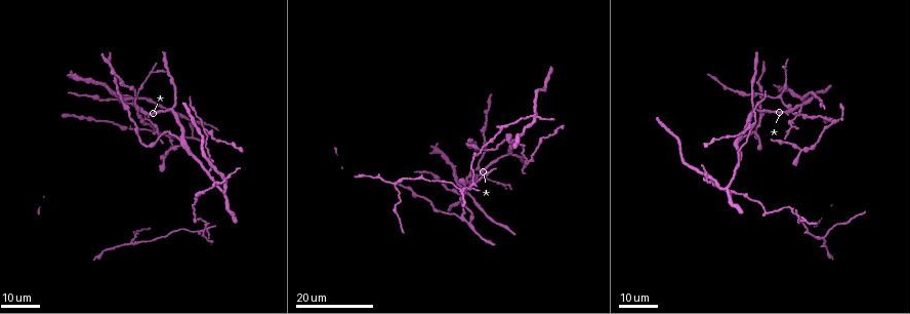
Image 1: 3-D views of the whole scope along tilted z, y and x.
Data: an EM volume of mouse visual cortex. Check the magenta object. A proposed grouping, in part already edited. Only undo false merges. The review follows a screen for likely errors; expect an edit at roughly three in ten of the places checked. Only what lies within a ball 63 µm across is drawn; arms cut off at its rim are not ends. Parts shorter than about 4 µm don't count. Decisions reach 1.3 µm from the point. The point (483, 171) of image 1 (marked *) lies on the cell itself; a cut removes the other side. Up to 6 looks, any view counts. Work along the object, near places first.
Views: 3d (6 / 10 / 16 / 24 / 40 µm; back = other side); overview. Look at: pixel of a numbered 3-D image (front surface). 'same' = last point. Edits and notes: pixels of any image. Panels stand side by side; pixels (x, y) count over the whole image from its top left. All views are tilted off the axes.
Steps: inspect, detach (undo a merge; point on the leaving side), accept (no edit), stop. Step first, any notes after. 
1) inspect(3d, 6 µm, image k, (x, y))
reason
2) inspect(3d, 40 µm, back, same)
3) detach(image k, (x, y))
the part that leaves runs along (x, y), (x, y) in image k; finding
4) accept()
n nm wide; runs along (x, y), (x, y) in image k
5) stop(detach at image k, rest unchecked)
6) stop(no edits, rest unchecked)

inspect(3d, 16 µm, image 1, (801, 107))
small branch off a trunk

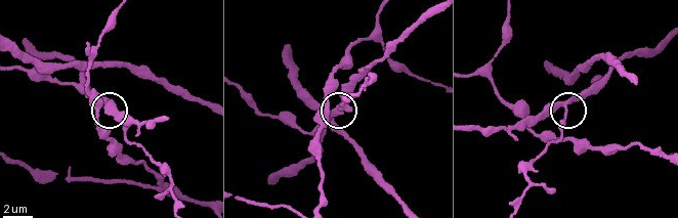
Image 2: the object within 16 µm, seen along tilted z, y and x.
inspect(3d, 10 µm, image 2, (567, 107))

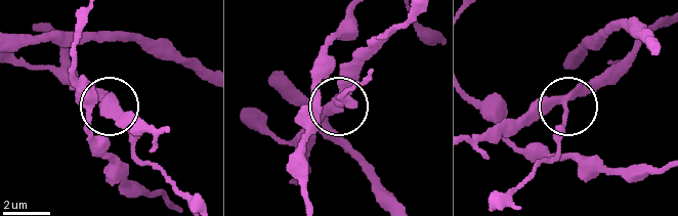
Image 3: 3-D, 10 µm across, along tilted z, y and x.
detach(image 3, (562, 128))
3 arms; two cells meet here

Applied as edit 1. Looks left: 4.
inspect(3d, 24 µm, image 1, (780, 97))
arms part here

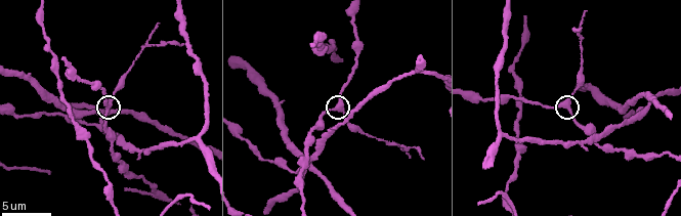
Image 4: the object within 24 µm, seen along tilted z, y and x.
inspect(3d, 10 µm, image 4, (341, 104))
closer look

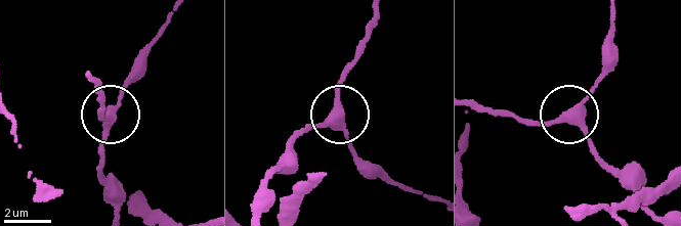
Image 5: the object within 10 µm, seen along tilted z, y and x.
accept()
side arm 13 µm; runs along (116, 210), (103, 176), (101, 143), (131, 75) in image 5; continuous, no second cell

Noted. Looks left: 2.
inspect(3d, 16 µm, image 4, (499, 133))
branch point

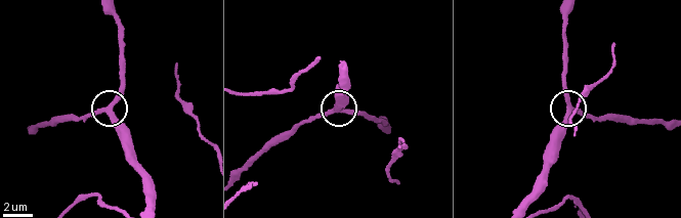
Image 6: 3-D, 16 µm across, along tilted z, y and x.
accept()
side arm 17 µm; runs along (665, 122), (609, 116), (597, 118), (571, 110), (561, 76) in image 6; one cell here

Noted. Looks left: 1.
stop(detach at image 3, rest unchecked)

